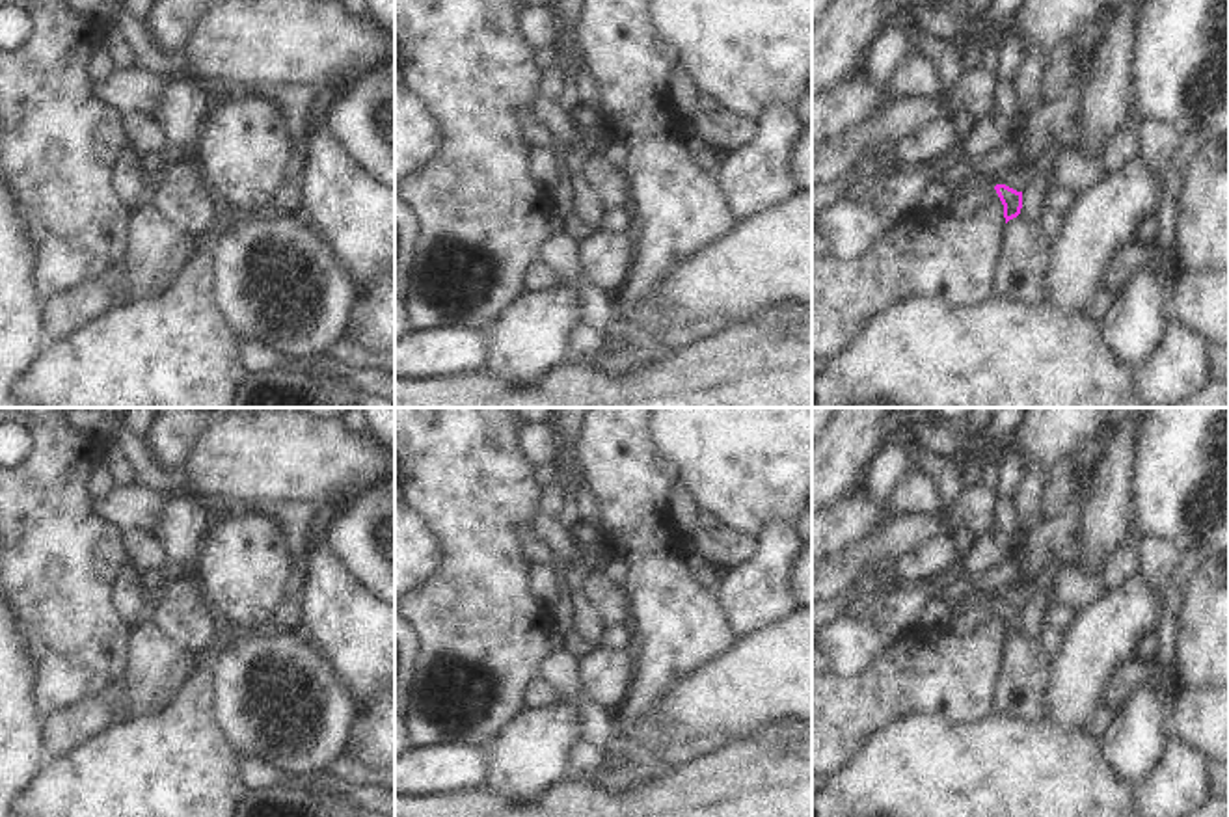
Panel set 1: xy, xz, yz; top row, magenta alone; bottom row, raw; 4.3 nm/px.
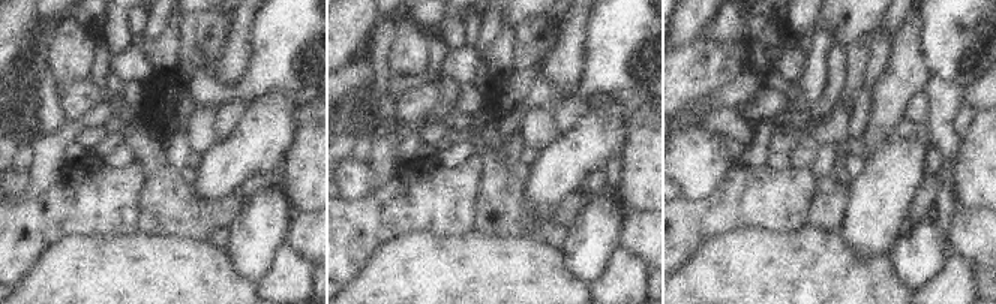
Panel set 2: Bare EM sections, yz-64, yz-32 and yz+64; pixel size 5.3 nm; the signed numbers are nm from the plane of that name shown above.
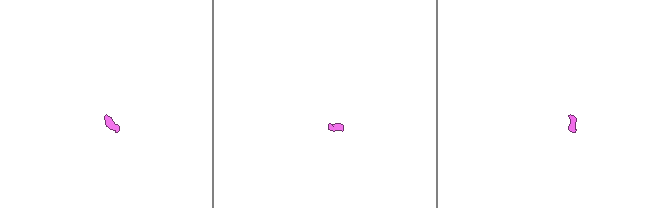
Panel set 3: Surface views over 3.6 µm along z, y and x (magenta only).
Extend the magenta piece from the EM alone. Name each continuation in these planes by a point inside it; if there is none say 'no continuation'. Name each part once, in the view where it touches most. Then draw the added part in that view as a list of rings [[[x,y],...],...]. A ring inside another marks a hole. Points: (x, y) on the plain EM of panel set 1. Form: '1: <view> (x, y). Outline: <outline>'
1: yz (963, 626). Outline: [[[987,603],[978,612],[952,618],[946,629],[950,635],[965,638],[987,625],[993,618],[1000,618],[1000,614],[994,603]]]

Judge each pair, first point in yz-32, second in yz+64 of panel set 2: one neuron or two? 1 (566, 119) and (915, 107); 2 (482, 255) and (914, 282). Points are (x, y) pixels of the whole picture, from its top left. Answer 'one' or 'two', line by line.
1: one
2: two

